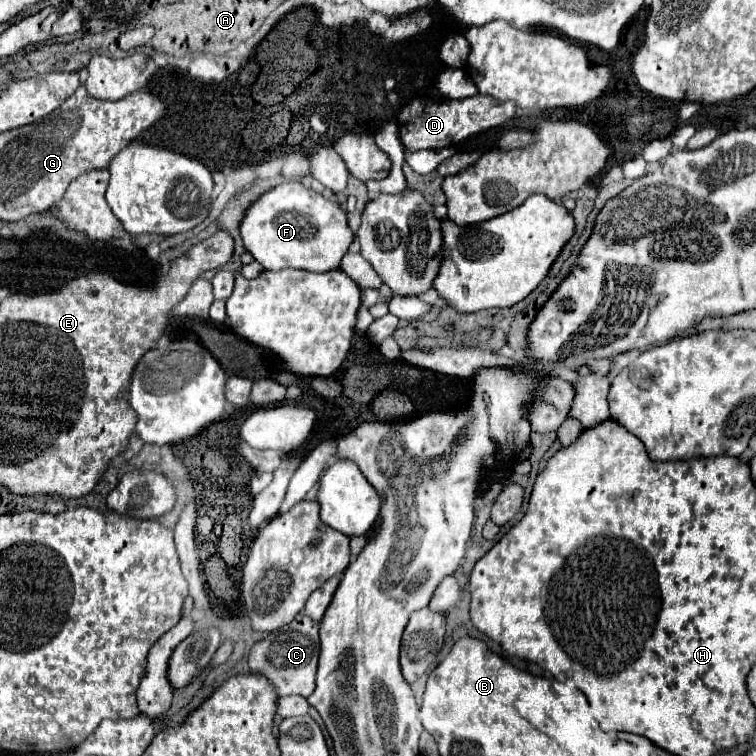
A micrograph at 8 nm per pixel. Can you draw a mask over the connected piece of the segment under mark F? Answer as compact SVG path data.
M285 181L255 199L243 213L239 235L245 251L251 253L263 269L271 271L305 269L311 273L325 273L337 269L353 241L347 215L339 203L297 181Z

